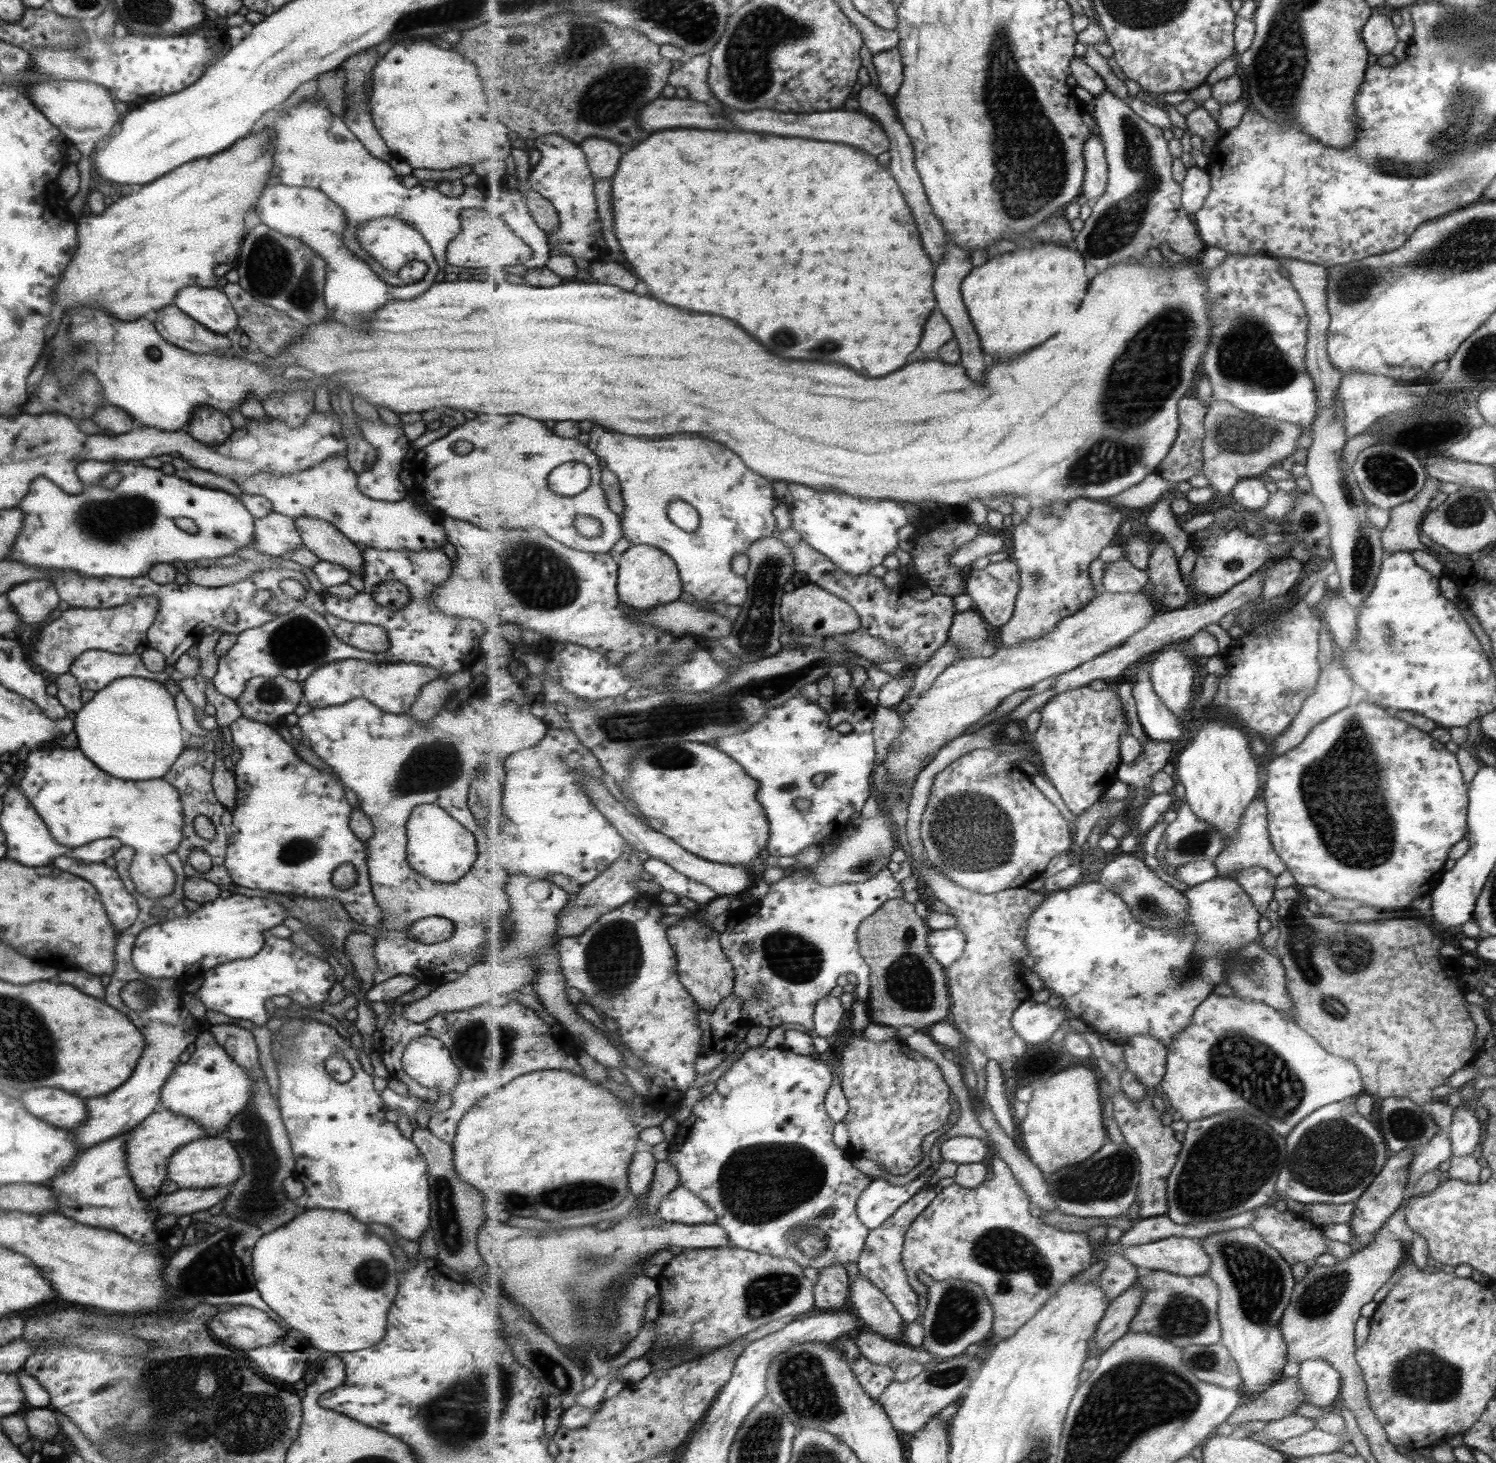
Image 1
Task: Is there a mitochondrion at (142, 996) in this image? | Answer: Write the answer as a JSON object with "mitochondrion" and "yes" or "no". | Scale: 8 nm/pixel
{"mitochondrion":"yes"}

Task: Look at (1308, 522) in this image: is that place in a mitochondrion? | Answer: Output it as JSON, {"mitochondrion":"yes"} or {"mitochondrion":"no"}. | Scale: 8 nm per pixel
{"mitochondrion":"yes"}

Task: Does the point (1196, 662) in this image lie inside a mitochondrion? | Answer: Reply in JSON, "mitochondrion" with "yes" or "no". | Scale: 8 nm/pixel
{"mitochondrion":"no"}

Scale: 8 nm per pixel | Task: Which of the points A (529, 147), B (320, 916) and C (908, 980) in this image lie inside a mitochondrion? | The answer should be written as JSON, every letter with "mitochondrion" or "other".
{"A":"other","B":"other","C":"mitochondrion"}

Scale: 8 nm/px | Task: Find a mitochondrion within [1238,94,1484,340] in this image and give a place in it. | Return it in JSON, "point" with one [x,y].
{"point":[1354,286]}

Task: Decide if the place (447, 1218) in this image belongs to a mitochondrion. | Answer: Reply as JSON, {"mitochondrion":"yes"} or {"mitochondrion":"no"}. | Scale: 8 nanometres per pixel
{"mitochondrion":"yes"}

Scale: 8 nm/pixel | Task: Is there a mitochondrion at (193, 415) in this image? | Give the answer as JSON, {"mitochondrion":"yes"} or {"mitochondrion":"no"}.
{"mitochondrion":"no"}

